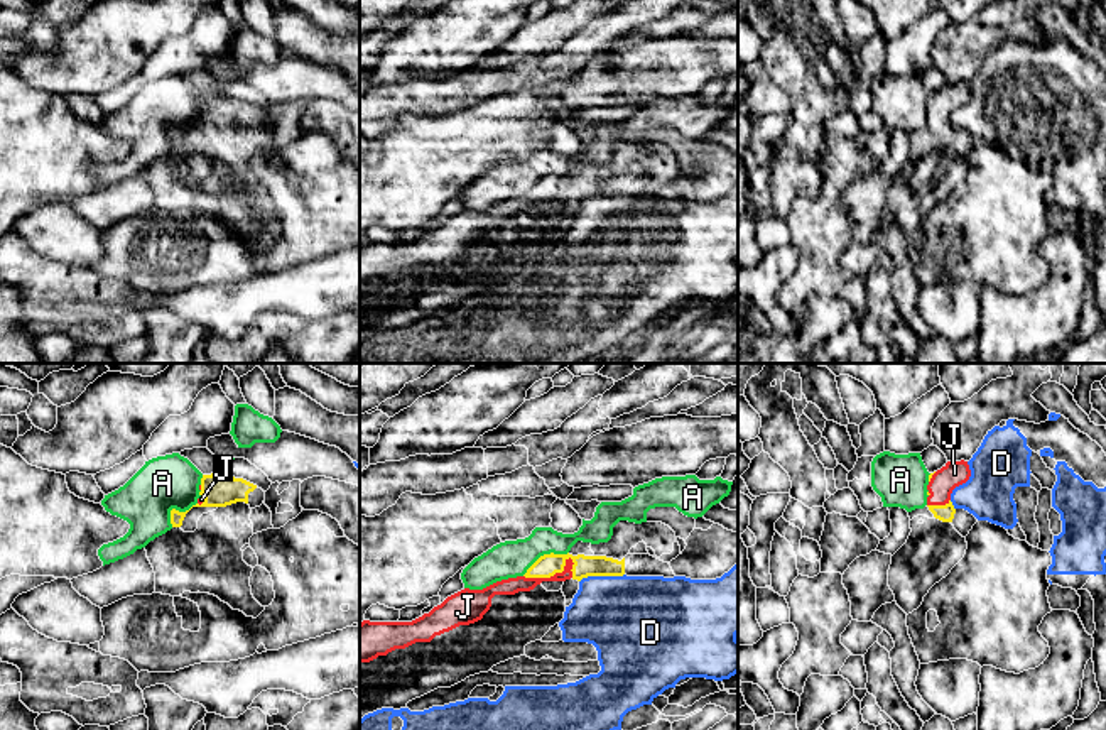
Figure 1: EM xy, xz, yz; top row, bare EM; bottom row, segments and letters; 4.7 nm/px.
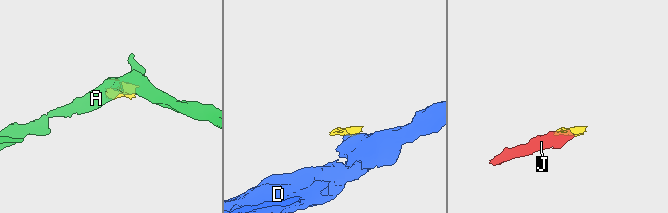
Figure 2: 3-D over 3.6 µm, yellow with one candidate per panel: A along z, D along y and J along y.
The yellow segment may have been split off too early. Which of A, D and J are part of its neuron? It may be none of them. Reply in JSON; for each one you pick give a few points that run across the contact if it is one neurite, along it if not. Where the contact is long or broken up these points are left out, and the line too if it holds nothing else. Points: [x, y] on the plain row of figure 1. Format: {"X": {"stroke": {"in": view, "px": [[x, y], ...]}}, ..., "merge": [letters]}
{"J": {"stroke": {"in": "xz", "px": [[547, 186], [551, 196], [532, 198], [520, 205]]}}, "merge": ["J"]}

